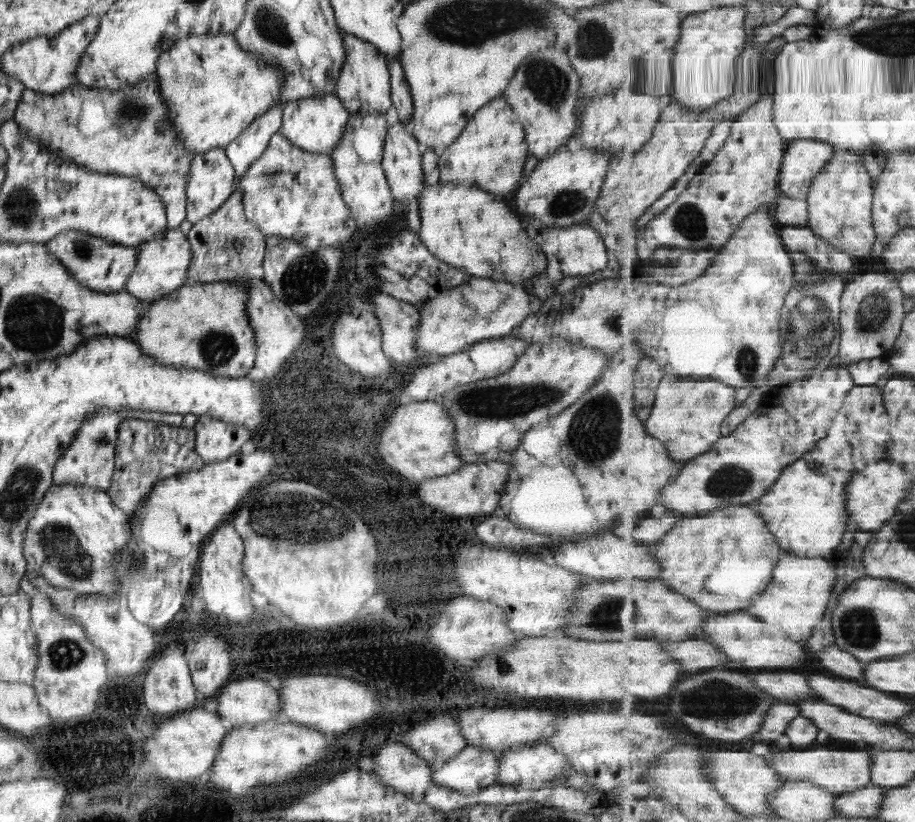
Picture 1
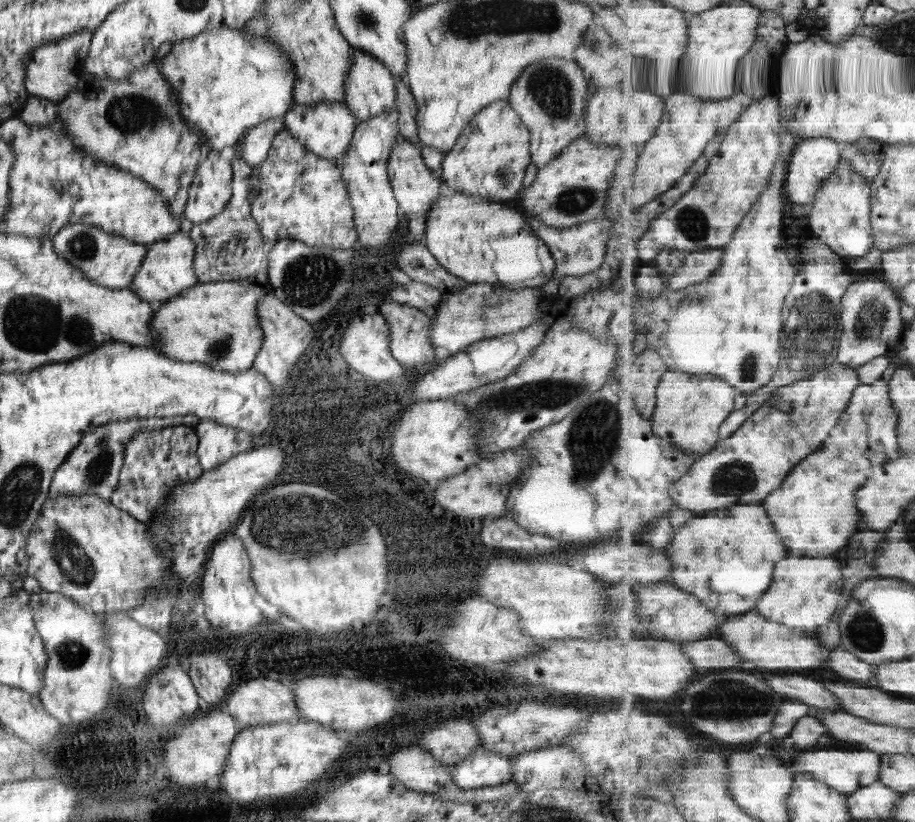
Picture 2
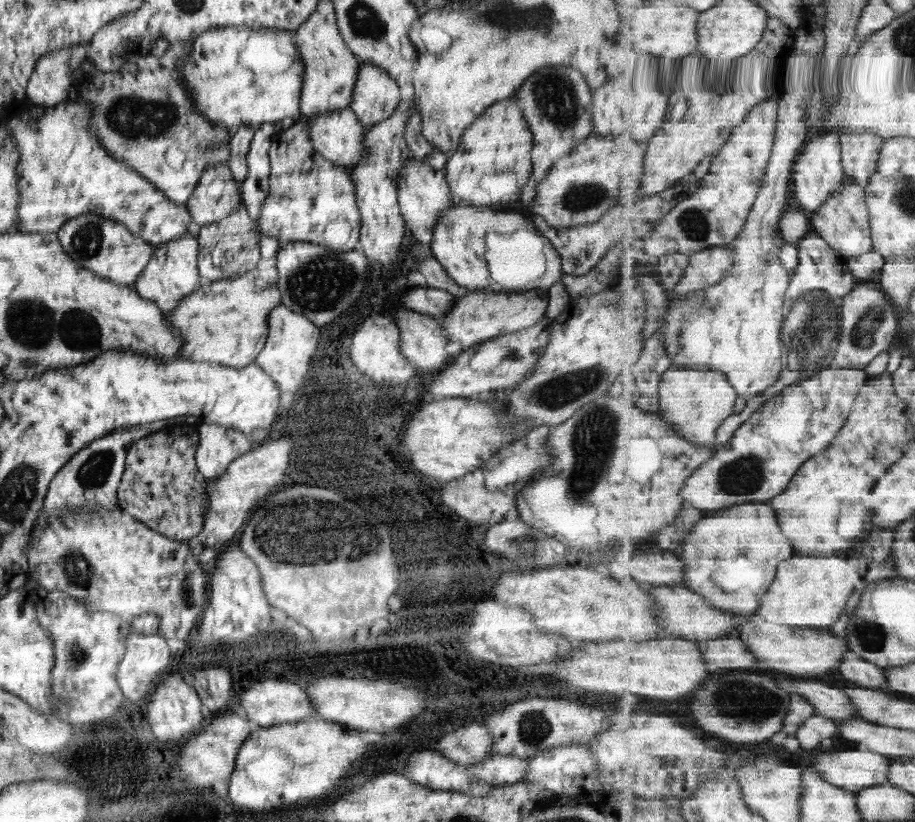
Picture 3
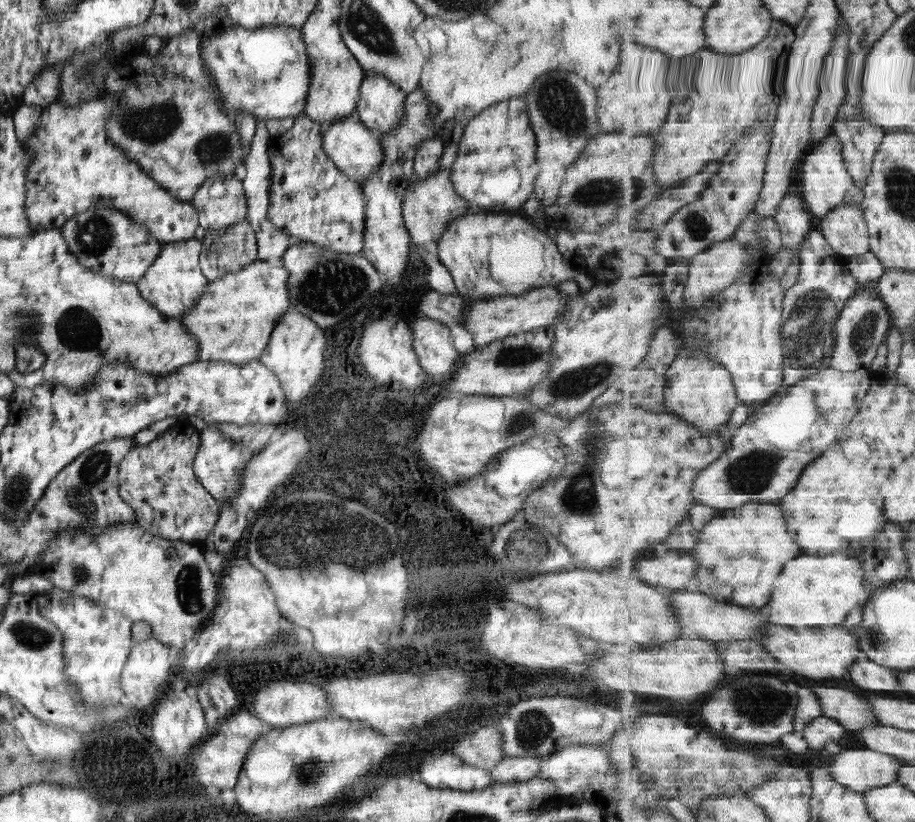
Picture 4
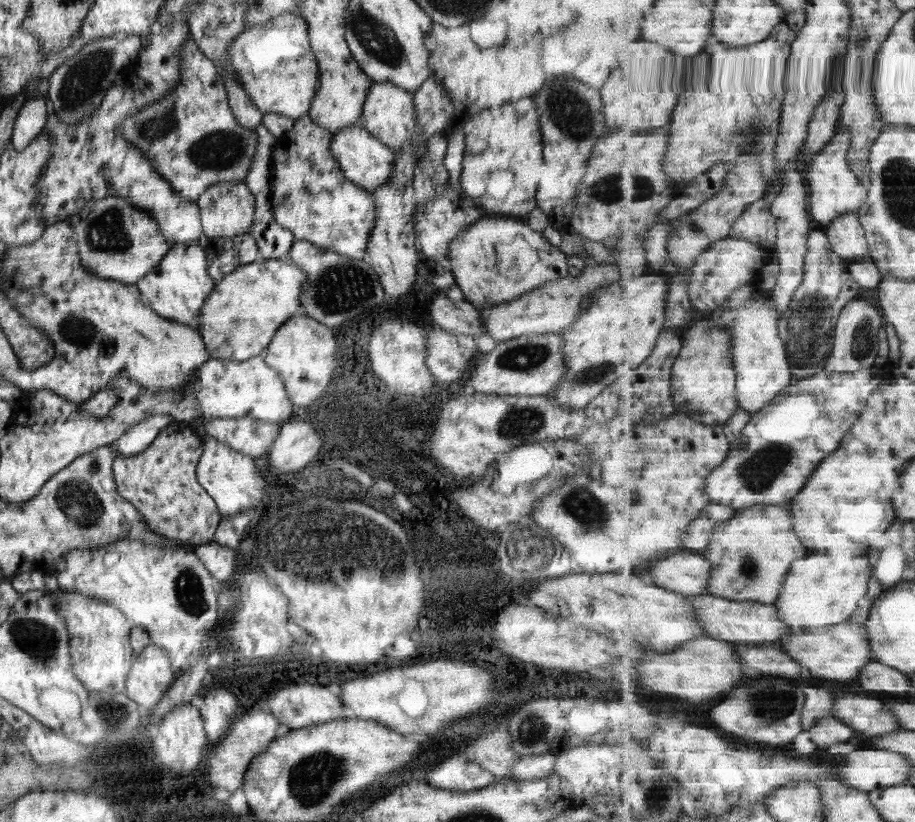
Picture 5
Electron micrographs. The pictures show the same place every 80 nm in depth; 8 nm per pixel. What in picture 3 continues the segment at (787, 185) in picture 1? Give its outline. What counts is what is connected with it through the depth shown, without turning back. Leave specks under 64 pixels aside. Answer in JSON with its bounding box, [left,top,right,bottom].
[792,133,847,212]

